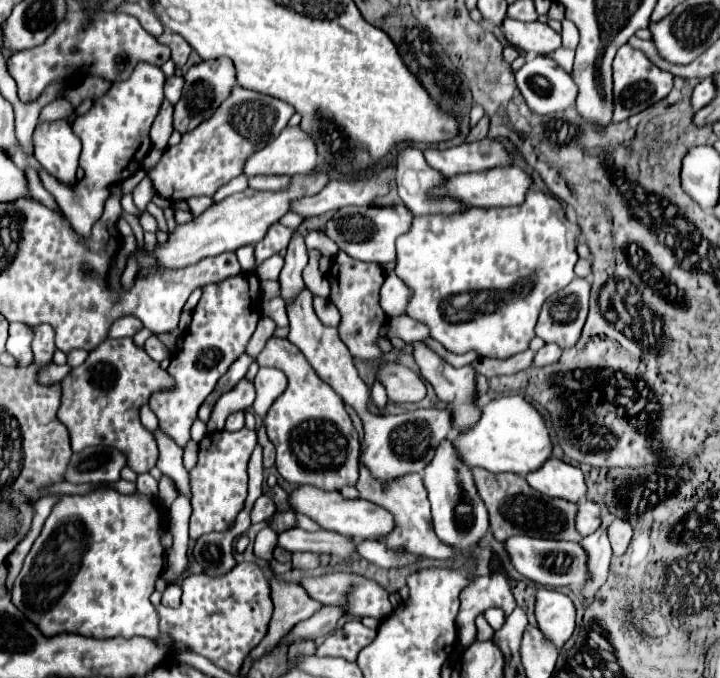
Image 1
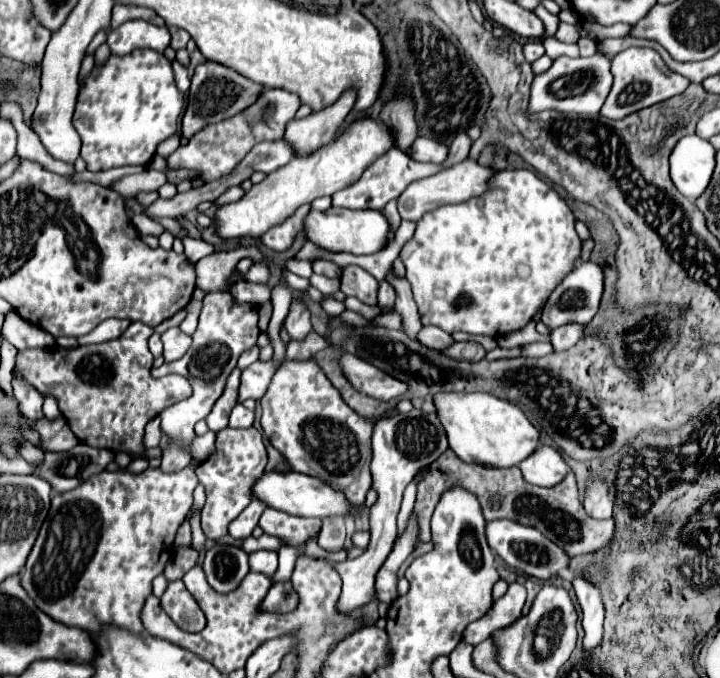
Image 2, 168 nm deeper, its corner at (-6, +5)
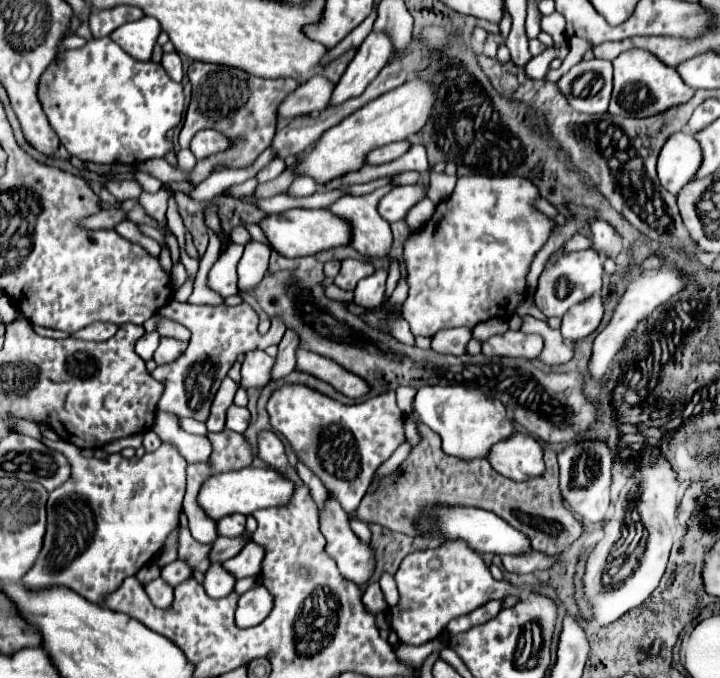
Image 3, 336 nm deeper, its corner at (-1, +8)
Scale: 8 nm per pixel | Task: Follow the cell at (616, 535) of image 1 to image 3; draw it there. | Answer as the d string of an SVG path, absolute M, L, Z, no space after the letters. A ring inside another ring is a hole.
M418 424L420 442L412 448L410 456L400 464L398 470L380 478L376 490L368 490L360 506L352 514L366 524L380 524L392 532L404 532L414 536L414 520L418 512L428 504L450 504L450 506L474 506L490 510L504 518L516 530L528 536L534 550L546 554L558 554L566 550L574 540L580 538L584 526L564 508L558 488L558 462L556 452L544 446L546 472L534 480L514 482L494 472L486 460L458 460L442 452L440 436L424 424Z

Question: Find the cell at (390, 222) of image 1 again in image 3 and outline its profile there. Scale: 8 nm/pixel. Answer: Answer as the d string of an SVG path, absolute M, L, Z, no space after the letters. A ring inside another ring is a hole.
M288 210L280 214L270 214L260 220L258 224L268 240L268 246L286 258L298 256L312 256L320 250L344 246L350 242L350 226L346 220L326 212L326 210Z

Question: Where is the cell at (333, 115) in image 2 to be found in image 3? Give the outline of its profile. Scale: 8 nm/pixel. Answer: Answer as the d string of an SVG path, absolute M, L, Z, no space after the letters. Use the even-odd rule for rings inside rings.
M370 32L366 40L360 44L354 60L348 64L340 82L336 84L330 104L336 106L354 96L360 96L370 84L370 80L374 80L378 72L386 66L386 62L392 58L392 52L394 44L388 34Z

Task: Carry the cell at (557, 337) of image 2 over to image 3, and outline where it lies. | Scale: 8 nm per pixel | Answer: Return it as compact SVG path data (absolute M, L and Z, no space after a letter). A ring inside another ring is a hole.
M594 294L582 300L582 304L574 304L574 308L566 312L560 332L568 340L582 340L600 326L602 316L604 316L604 300L600 294Z

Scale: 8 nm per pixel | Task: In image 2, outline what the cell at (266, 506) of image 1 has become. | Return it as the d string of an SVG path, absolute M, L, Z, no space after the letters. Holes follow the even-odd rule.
M253 499L249 503L249 507L229 525L229 535L235 539L245 539L253 533L253 529L259 523L261 513L267 509L267 503L263 503L261 499Z

